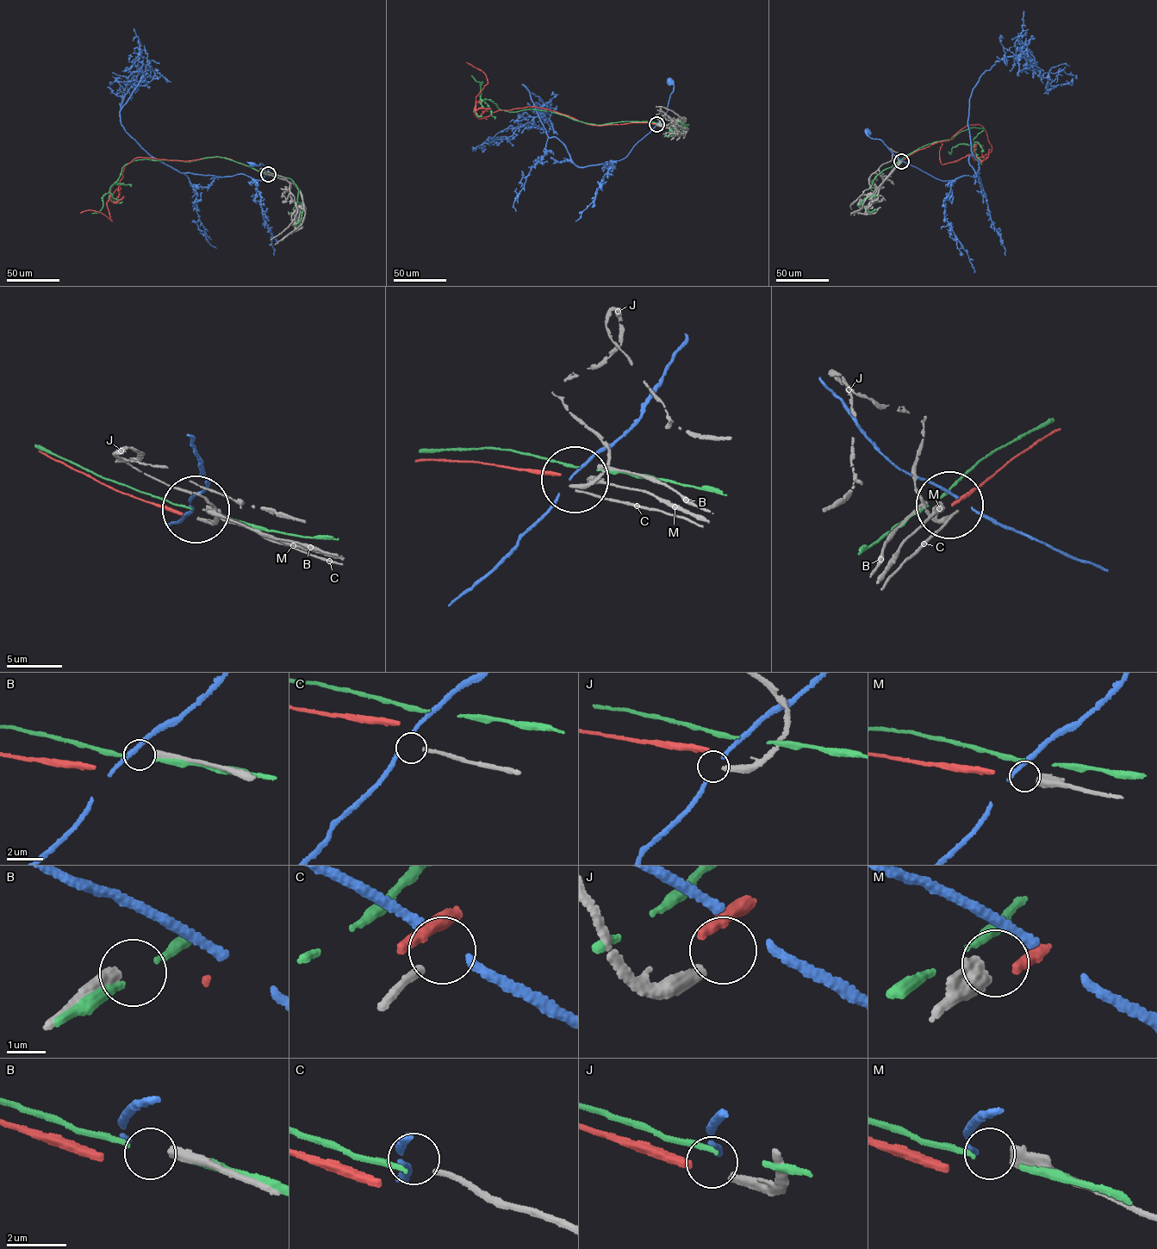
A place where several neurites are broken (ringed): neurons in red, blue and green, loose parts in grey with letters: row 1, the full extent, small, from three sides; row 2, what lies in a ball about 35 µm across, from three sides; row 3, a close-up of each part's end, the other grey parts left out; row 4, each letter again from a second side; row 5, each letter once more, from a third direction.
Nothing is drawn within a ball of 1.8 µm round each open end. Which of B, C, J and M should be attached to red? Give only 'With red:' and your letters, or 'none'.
With red: none

